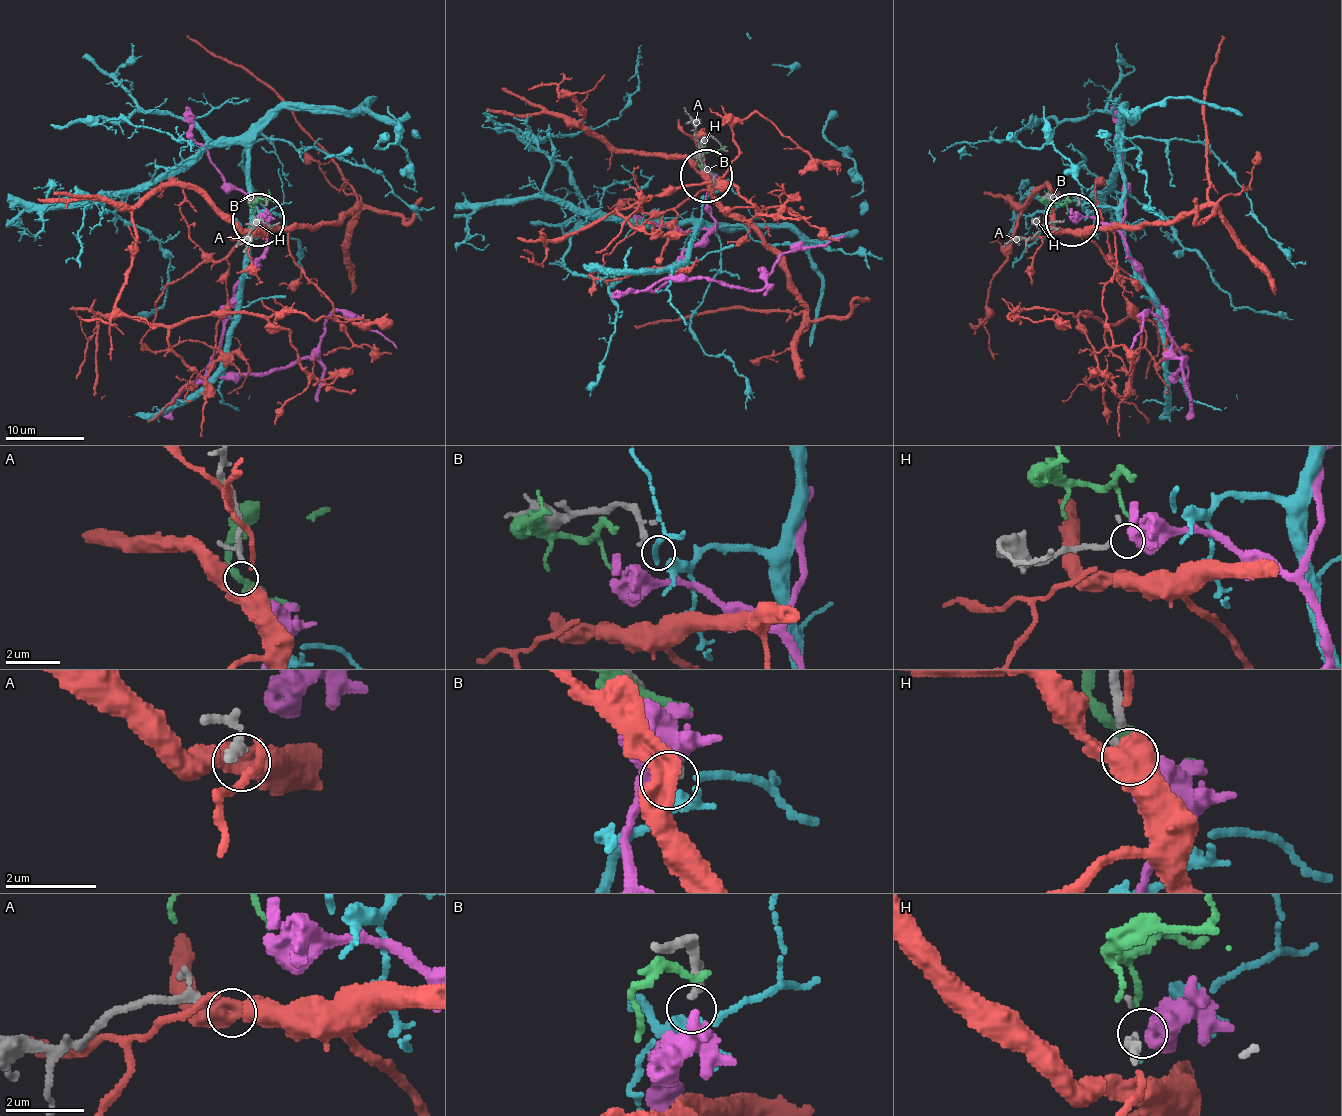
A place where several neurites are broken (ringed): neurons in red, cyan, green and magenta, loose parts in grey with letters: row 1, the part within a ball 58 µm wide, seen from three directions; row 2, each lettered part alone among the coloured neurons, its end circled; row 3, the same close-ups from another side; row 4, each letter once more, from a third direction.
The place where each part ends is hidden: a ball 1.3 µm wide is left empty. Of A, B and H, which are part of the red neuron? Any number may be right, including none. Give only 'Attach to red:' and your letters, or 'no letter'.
Attach to red: no letter

